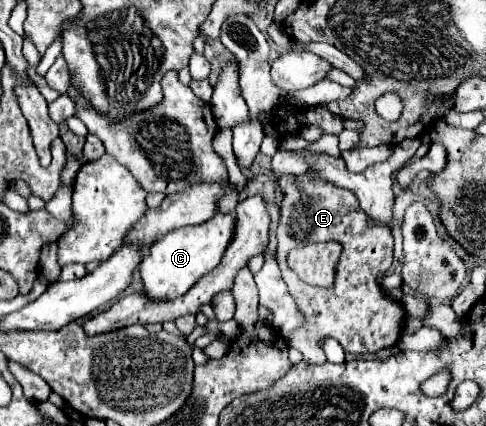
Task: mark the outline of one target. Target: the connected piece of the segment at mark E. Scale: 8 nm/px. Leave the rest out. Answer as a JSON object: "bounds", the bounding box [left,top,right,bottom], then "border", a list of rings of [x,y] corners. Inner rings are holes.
{"bounds":[276,175,404,364],"border":[[[282,175],[278,183],[284,191],[284,201],[278,225],[276,259],[290,295],[294,297],[298,309],[306,315],[304,331],[292,331],[286,335],[288,345],[298,349],[304,355],[304,361],[312,364],[326,361],[318,345],[320,337],[324,335],[334,337],[348,353],[376,353],[384,347],[392,347],[402,333],[404,311],[400,303],[392,301],[380,291],[378,283],[392,265],[390,229],[370,223],[352,191],[310,177],[294,175]],[[318,241],[338,241],[344,247],[336,266],[334,285],[328,289],[312,287],[300,281],[300,277],[286,265],[288,251],[298,245],[310,245]]]}

